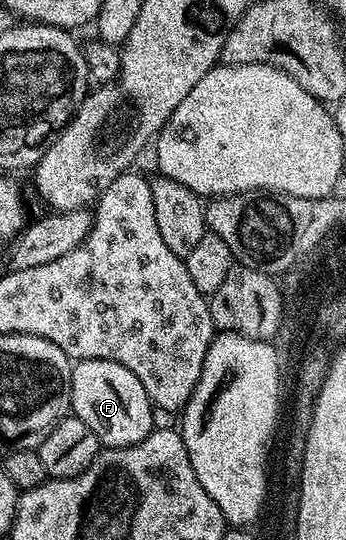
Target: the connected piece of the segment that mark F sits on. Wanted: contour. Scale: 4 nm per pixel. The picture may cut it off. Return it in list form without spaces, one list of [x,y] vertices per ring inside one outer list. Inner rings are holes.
[[[80,359],[70,368],[70,409],[73,418],[84,421],[92,433],[96,433],[103,448],[127,447],[144,441],[155,430],[154,412],[144,385],[132,373],[116,361]]]

